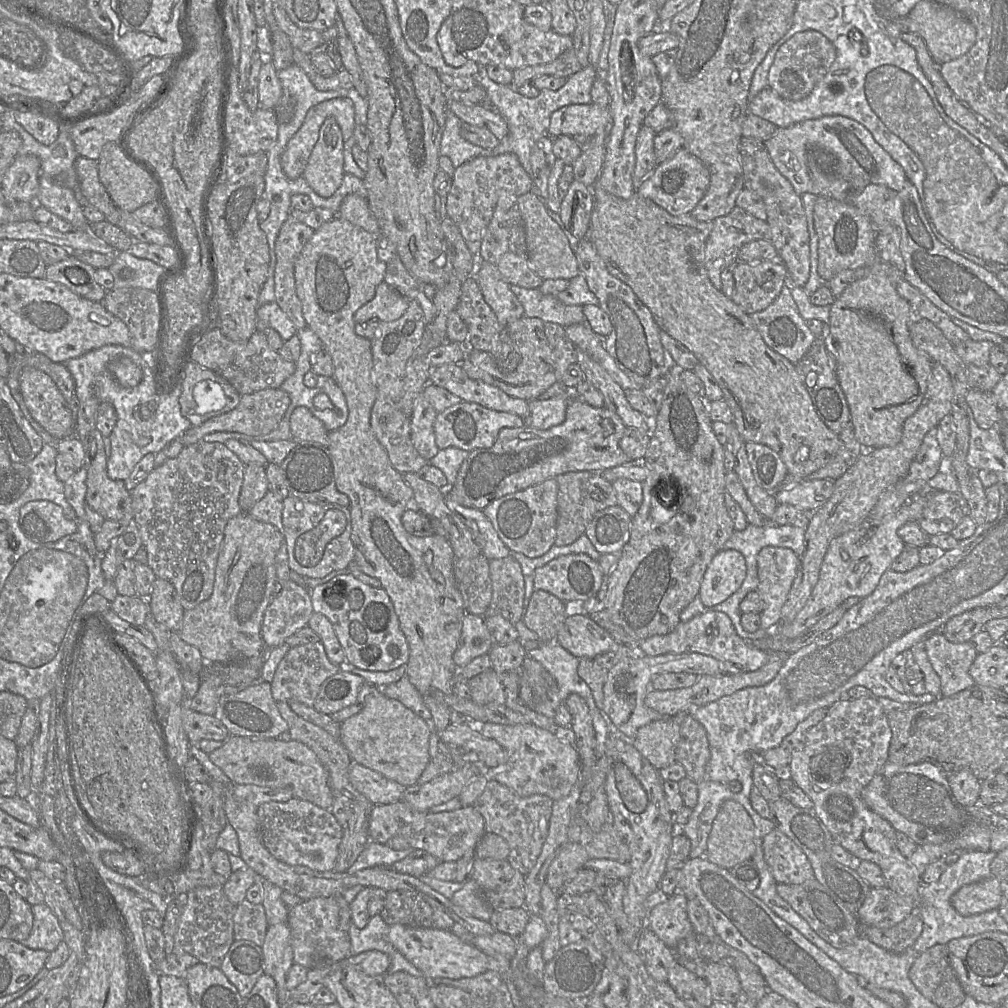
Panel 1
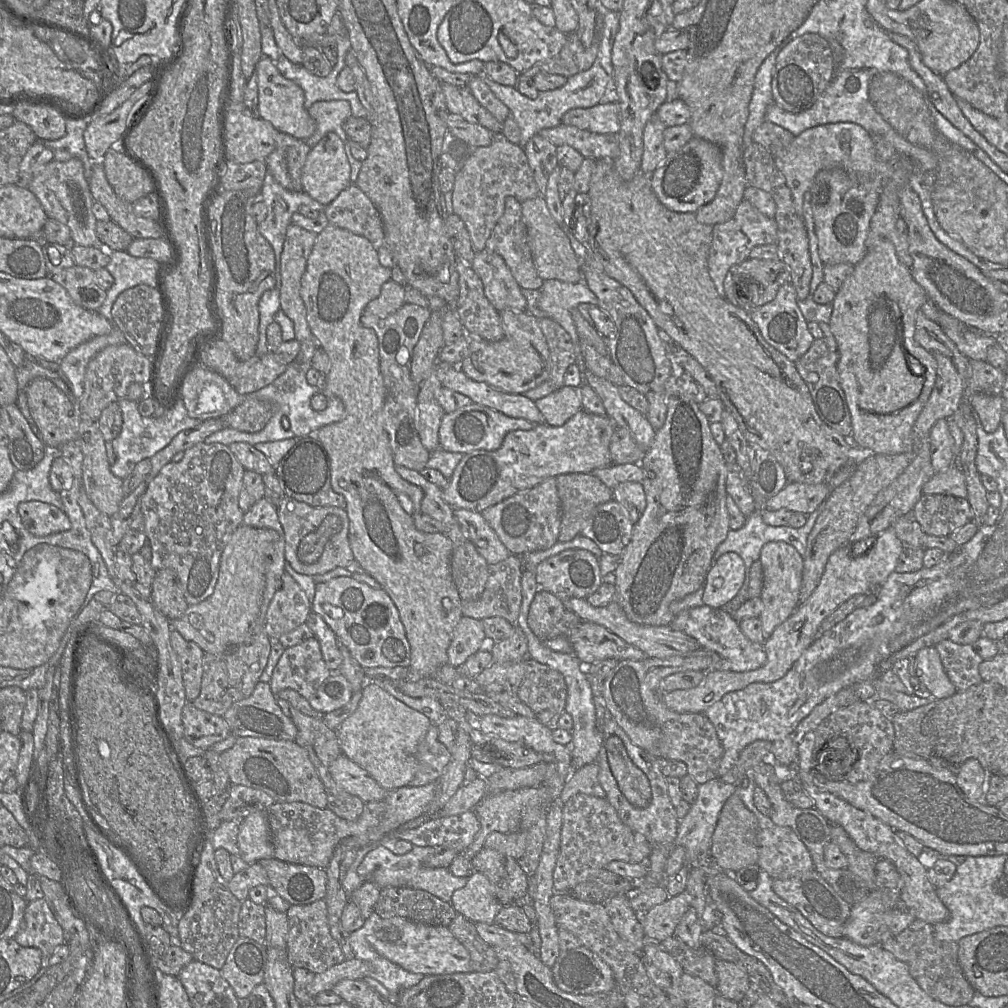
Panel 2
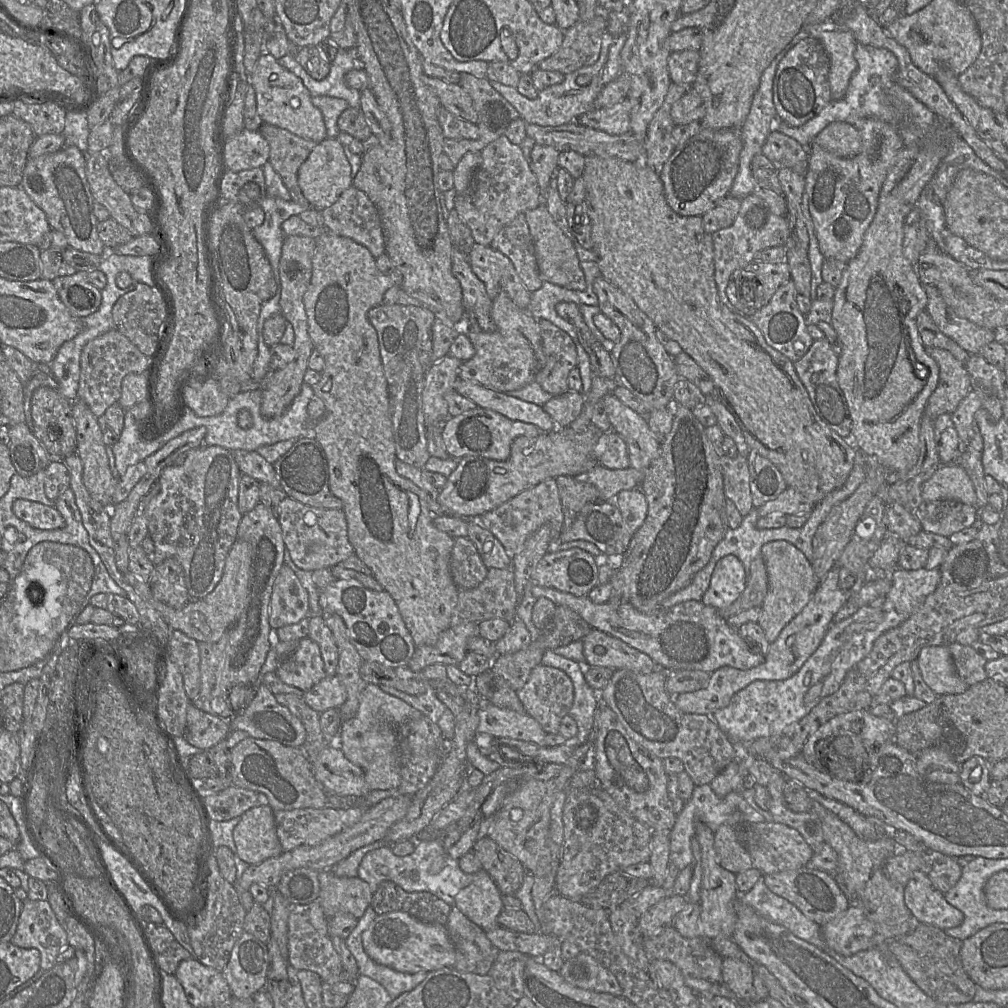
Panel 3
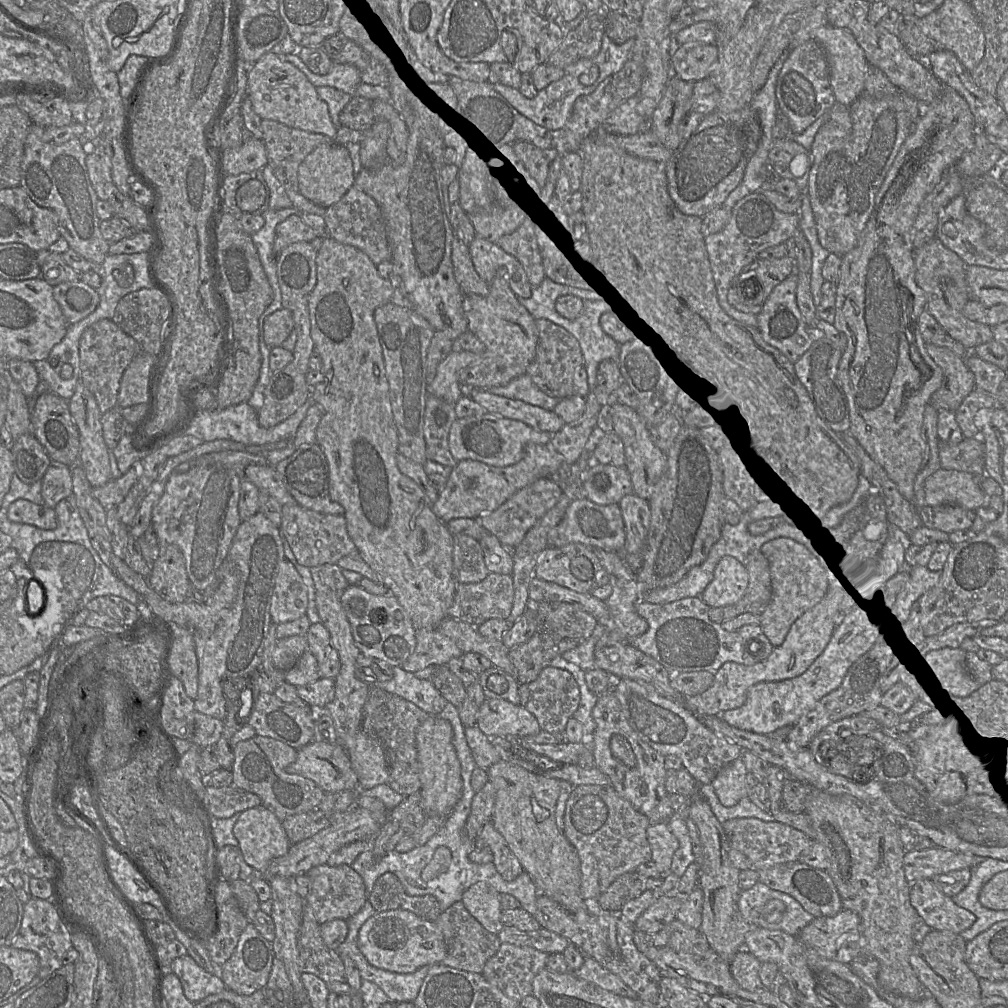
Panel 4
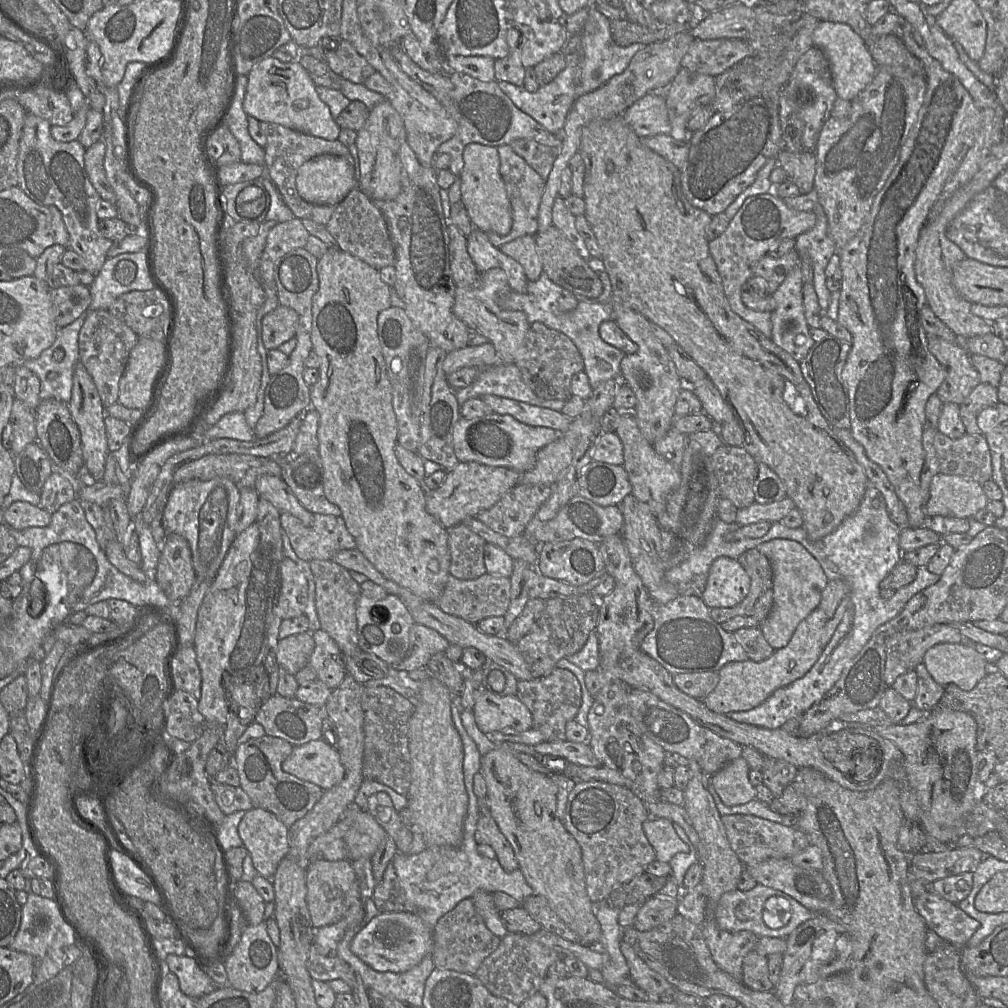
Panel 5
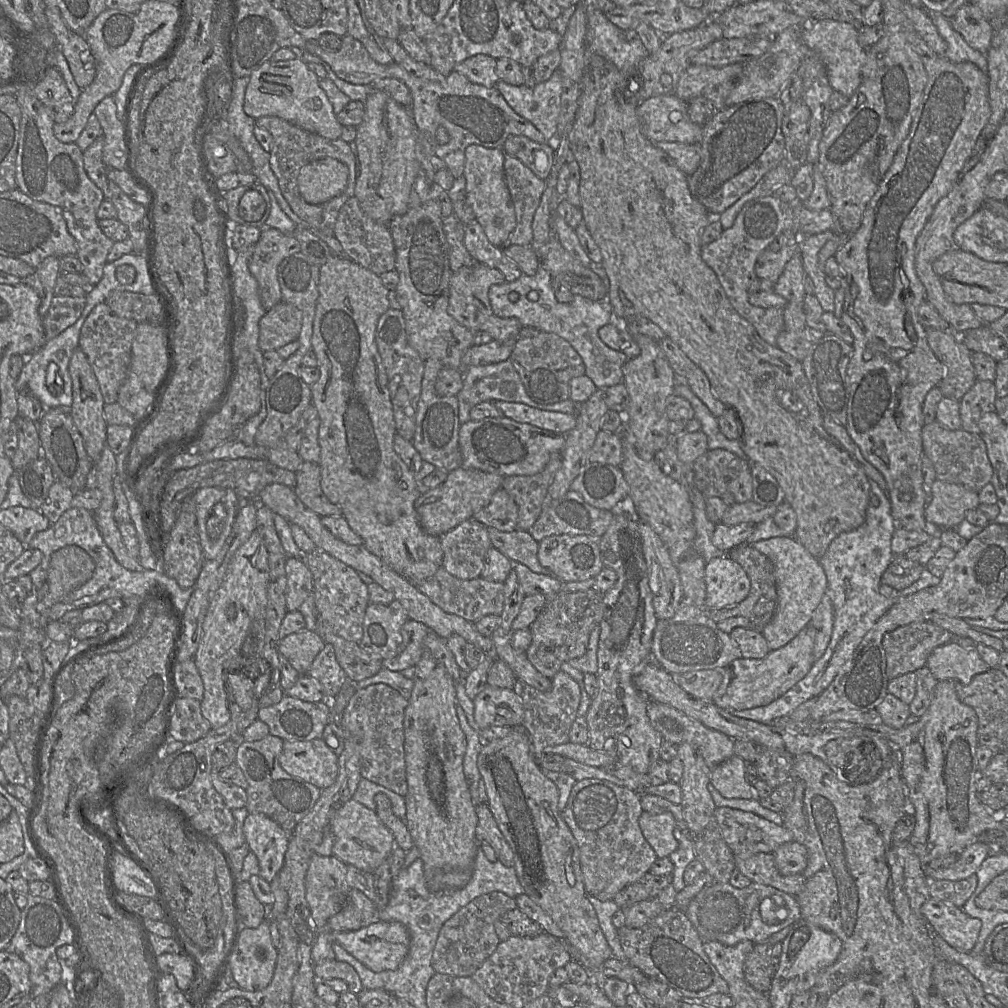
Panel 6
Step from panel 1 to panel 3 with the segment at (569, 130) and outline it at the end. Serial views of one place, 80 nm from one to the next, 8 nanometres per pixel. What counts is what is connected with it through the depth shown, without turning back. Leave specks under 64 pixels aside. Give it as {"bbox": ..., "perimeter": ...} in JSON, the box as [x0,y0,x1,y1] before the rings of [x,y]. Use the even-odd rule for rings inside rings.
{"bbox":[576,98,631,135],"perimeter":[[[625,98],[613,106],[585,112],[576,122],[609,135],[623,135],[630,132],[630,113],[631,103]]]}

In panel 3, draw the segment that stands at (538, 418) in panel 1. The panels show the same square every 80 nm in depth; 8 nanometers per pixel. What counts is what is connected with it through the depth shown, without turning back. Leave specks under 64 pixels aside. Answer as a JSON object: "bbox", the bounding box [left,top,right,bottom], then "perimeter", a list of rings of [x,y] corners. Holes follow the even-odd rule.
{"bbox":[542,390,584,428],"perimeter":[[[568,390],[552,397],[542,408],[556,423],[557,428],[565,428],[575,421],[584,406],[584,393]]]}

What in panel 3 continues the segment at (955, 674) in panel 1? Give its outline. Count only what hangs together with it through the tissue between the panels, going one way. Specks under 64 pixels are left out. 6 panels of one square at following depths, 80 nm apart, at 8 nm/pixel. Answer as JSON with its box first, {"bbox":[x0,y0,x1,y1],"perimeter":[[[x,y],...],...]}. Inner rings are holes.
{"bbox":[948,642,988,687],"perimeter":[[[957,642],[948,645],[958,676],[969,687],[987,678],[985,664],[988,662],[972,646]]]}

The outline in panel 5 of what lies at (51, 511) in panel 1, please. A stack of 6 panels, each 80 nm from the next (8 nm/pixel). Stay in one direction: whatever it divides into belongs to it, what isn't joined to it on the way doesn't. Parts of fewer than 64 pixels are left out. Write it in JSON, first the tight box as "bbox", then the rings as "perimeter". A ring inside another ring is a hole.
{"bbox":[4,501,51,530],"perimeter":[[[24,501],[12,503],[4,512],[6,525],[17,530],[30,527],[47,527],[51,518],[51,513]]]}

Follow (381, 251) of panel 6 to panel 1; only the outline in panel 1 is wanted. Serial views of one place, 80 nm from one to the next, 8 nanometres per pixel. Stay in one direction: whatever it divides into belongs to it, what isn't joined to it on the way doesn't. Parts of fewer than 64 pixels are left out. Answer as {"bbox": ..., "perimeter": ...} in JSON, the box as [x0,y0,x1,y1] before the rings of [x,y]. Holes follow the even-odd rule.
{"bbox":[335,194,382,239],"perimeter":[[[349,194],[343,199],[335,217],[349,221],[377,239],[382,235],[378,221],[370,209],[368,199],[357,194]]]}

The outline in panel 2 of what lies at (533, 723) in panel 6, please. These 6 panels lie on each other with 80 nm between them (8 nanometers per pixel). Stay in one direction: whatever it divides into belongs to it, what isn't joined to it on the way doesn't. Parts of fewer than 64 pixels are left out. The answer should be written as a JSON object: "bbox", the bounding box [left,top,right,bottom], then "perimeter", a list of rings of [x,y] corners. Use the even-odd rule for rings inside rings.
{"bbox":[517,657,567,731],"perimeter":[[[527,657],[525,675],[517,695],[535,713],[539,722],[552,731],[558,727],[558,720],[565,712],[567,700],[567,686],[560,672]]]}

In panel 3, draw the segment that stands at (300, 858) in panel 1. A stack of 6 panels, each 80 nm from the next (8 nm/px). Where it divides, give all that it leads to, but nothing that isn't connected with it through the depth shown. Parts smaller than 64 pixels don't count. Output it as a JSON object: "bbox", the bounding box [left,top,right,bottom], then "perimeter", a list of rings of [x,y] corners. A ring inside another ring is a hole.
{"bbox":[274,806,369,852],"perimeter":[[[326,806],[319,809],[298,808],[293,810],[274,811],[276,833],[282,846],[283,852],[293,850],[296,847],[302,845],[316,846],[322,843],[329,837],[358,822],[367,808],[369,807],[354,806],[348,809],[335,809]]]}

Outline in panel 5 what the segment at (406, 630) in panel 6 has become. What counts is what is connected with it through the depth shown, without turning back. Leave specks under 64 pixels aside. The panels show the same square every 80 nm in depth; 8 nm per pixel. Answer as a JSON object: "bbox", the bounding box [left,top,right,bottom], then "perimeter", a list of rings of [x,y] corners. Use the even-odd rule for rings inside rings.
{"bbox":[389,623,449,672],"perimeter":[[[414,623],[409,631],[409,649],[406,656],[399,663],[389,666],[407,672],[426,667],[434,654],[445,652],[449,645],[449,641],[436,630]]]}

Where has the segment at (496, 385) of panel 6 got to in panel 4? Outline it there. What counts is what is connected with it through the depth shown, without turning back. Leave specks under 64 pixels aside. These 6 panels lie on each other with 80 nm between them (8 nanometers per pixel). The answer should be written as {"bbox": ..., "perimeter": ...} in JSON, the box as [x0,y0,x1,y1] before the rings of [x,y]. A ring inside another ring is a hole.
{"bbox":[488,374,559,411],"perimeter":[[[527,374],[514,378],[507,385],[492,387],[488,391],[509,399],[521,400],[547,411],[553,411],[559,401],[542,392]]]}

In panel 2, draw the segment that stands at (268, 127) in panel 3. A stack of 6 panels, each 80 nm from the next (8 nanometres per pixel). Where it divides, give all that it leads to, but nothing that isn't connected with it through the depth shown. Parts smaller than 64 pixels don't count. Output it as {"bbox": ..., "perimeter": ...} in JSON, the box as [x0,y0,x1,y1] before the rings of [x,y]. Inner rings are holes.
{"bbox":[276,131,312,191],"perimeter":[[[279,131],[276,138],[276,148],[285,149],[287,169],[293,183],[293,191],[303,191],[301,184],[302,168],[312,148],[304,140]]]}

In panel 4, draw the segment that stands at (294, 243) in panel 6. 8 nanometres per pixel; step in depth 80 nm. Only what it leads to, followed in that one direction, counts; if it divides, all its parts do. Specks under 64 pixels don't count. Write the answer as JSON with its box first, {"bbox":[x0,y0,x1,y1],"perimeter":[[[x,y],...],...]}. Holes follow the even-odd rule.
{"bbox":[273,215,318,257],"perimeter":[[[291,215],[275,228],[273,252],[276,257],[287,246],[296,242],[311,242],[318,234],[306,225],[300,215]]]}

